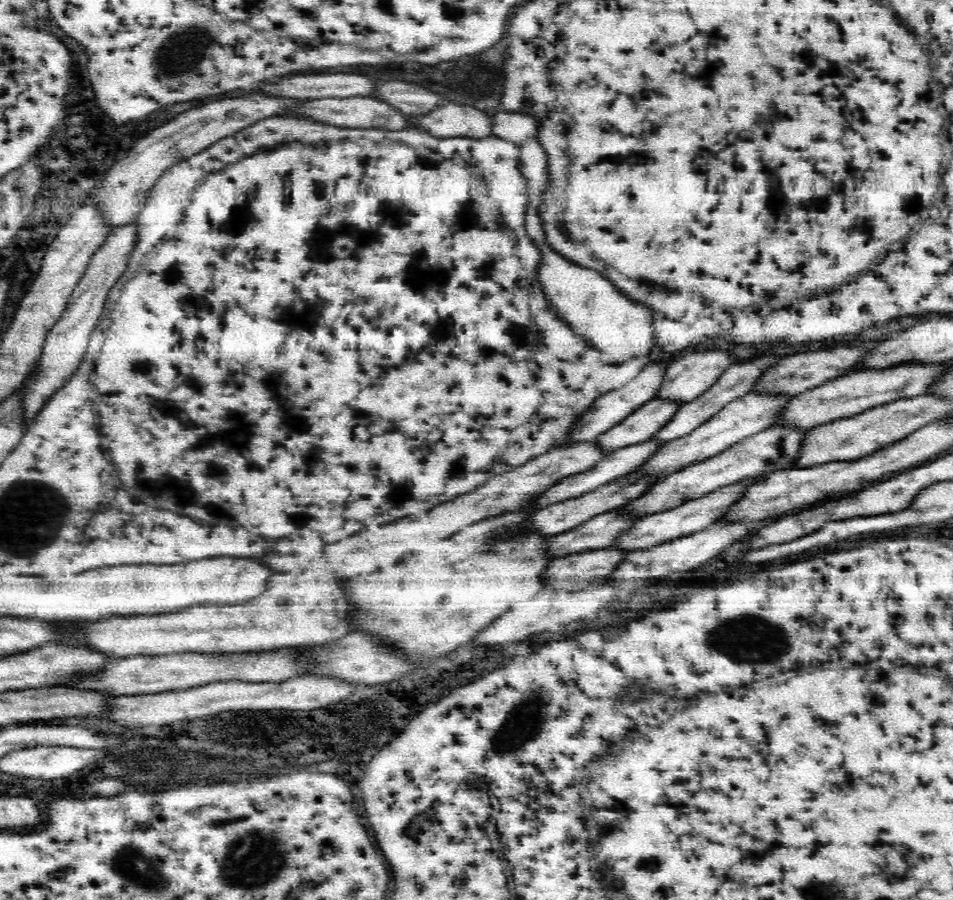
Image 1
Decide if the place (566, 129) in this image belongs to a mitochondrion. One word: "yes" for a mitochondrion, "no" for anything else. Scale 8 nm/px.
no

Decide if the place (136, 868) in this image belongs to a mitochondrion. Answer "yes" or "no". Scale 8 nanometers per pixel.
yes

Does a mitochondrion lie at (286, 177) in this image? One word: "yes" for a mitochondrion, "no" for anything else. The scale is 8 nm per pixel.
no

